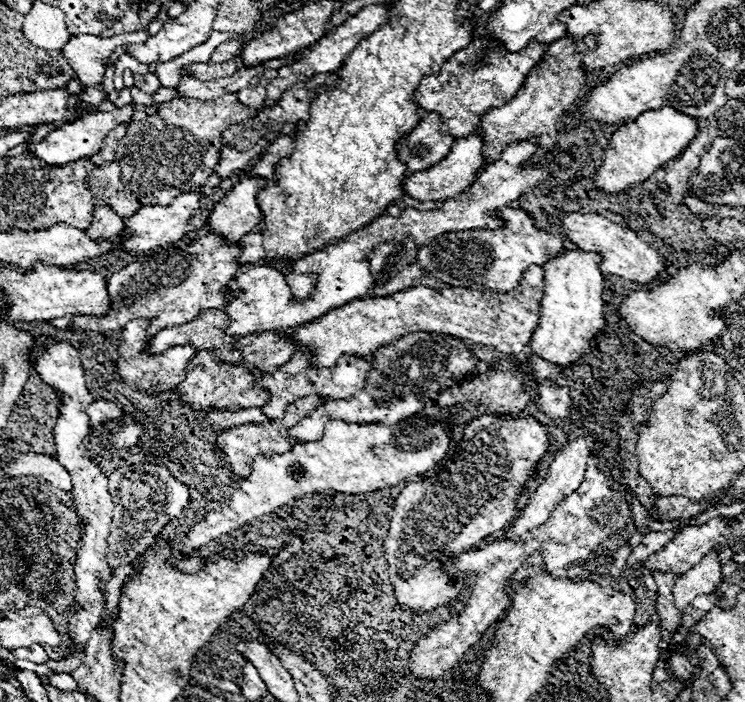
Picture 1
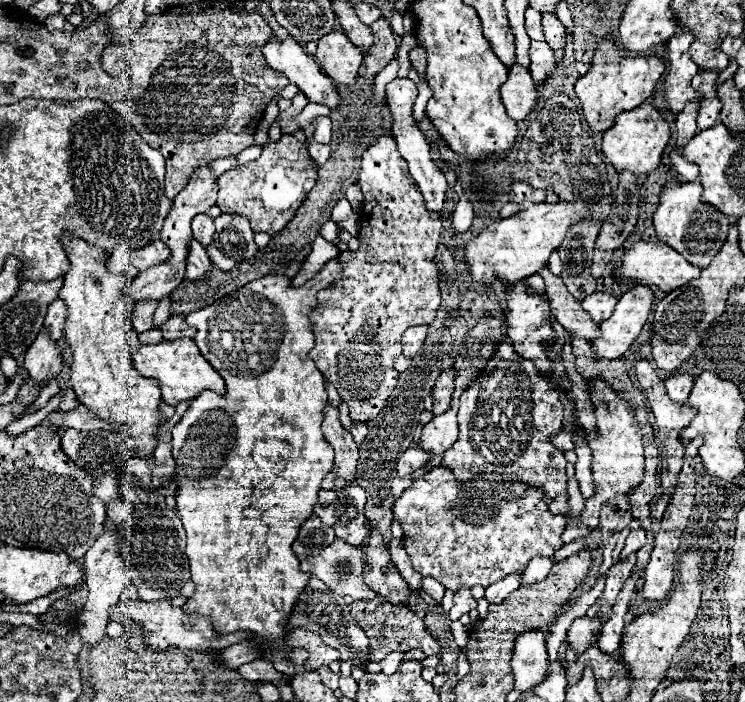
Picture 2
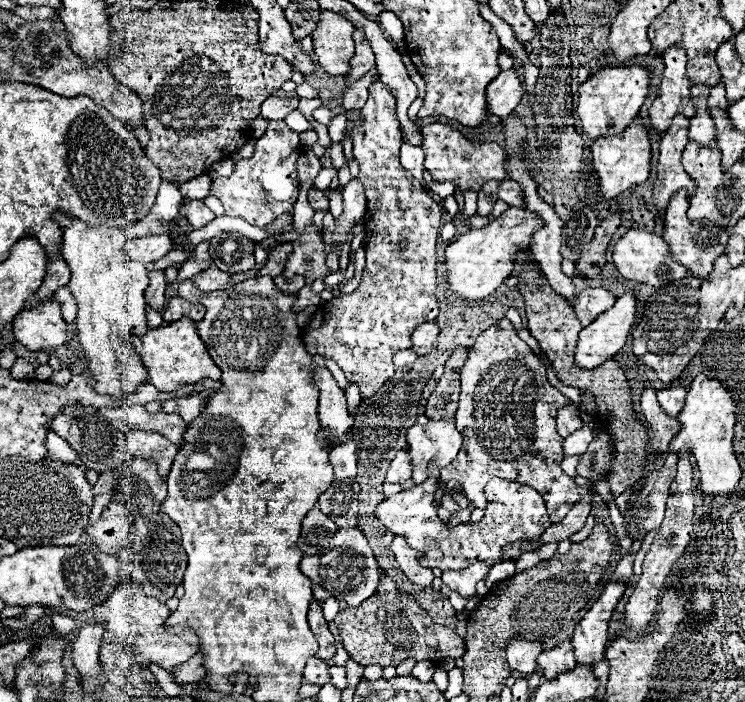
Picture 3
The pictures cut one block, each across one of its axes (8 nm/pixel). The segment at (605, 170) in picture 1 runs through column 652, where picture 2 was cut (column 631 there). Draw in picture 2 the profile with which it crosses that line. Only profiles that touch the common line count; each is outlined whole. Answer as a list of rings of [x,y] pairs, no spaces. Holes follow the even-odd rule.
[[[644,102],[644,104],[636,106],[634,110],[622,112],[616,118],[614,126],[604,132],[602,152],[618,172],[630,170],[636,176],[650,174],[654,168],[658,168],[662,152],[664,152],[670,136],[672,136],[672,132],[670,132],[670,124],[666,122],[666,118],[658,112],[658,108],[654,104]]]

